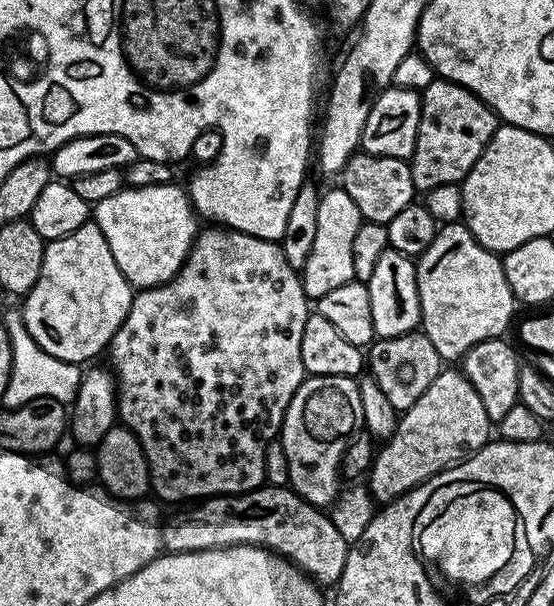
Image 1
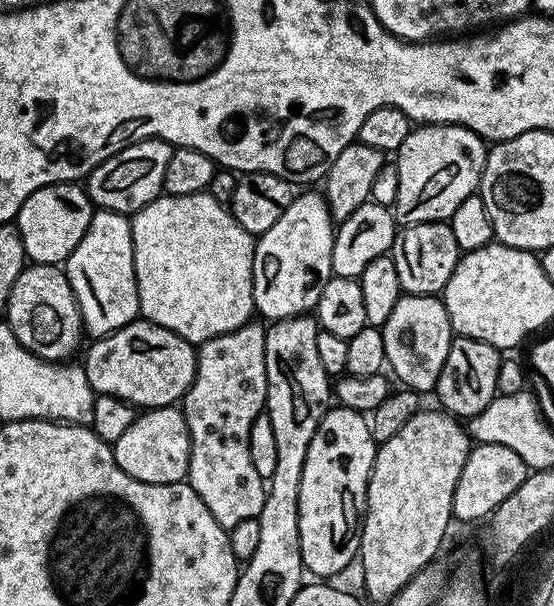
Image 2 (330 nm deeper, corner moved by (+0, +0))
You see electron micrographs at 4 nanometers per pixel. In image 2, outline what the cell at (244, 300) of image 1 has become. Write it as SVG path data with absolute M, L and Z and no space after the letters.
M246 322L241 328L210 338L199 345L196 377L182 401L190 430L190 462L186 483L206 502L206 510L226 530L247 520L255 521L262 510L266 482L254 470L250 458L250 426L268 403L265 325Z

